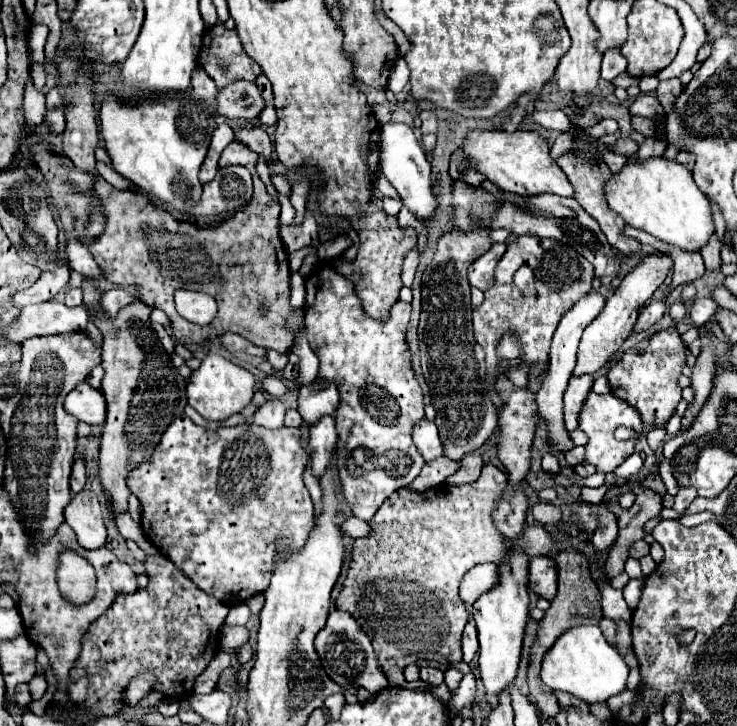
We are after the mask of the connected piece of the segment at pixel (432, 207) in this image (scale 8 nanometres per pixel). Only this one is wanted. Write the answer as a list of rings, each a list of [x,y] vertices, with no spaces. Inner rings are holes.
[[[387,124],[381,128],[381,172],[385,174],[385,178],[397,190],[403,204],[419,222],[431,220],[435,216],[435,212],[439,210],[439,202],[433,194],[431,166],[427,162],[423,148],[417,142],[413,128],[405,124]]]

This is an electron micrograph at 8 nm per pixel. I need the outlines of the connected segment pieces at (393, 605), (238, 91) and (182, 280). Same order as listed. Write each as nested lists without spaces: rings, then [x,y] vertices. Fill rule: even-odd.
[[[487,464],[483,466],[479,480],[465,486],[439,484],[425,492],[401,488],[387,498],[369,520],[371,532],[365,538],[353,540],[349,572],[335,606],[349,612],[371,638],[389,686],[405,686],[407,682],[403,678],[403,668],[415,664],[417,660],[435,660],[441,664],[461,662],[461,634],[469,614],[459,598],[459,582],[475,564],[499,562],[507,552],[509,544],[503,542],[491,520],[495,500],[501,498],[505,486],[507,474]]]
[[[237,80],[237,82],[229,84],[227,88],[219,90],[217,106],[219,106],[221,116],[253,120],[265,108],[265,100],[261,98],[261,94],[253,82]]]
[[[233,140],[219,160],[221,168],[233,164],[241,164],[251,172],[255,186],[253,198],[243,210],[227,214],[217,226],[207,228],[201,228],[191,220],[177,220],[173,214],[159,210],[143,192],[117,190],[99,178],[99,182],[95,182],[95,198],[99,196],[105,206],[107,228],[101,238],[87,246],[87,250],[93,254],[105,280],[119,288],[133,284],[147,306],[159,308],[169,316],[173,336],[179,344],[205,344],[223,332],[233,332],[257,346],[287,354],[299,330],[289,326],[295,308],[289,304],[289,256],[279,238],[281,206],[273,200],[255,172],[257,154],[239,140]],[[203,284],[203,294],[215,298],[219,312],[211,324],[197,326],[177,314],[173,294],[179,288],[201,292]],[[261,302],[267,304],[267,316],[259,310]]]

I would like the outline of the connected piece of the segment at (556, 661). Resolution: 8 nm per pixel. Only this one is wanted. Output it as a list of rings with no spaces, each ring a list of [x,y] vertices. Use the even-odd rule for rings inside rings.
[[[575,626],[567,630],[547,650],[541,664],[541,680],[551,690],[563,690],[575,694],[579,700],[587,704],[605,702],[607,698],[625,690],[627,674],[629,674],[629,666],[617,654],[617,650],[611,644],[607,644],[599,626]]]

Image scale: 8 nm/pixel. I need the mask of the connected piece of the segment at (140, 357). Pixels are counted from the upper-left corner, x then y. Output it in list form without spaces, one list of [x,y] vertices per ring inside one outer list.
[[[135,300],[123,308],[117,318],[95,318],[103,310],[91,310],[89,320],[95,322],[95,326],[103,332],[103,368],[105,376],[101,382],[101,390],[107,398],[107,420],[103,424],[103,434],[101,434],[101,446],[99,446],[99,480],[105,490],[107,502],[111,504],[115,514],[125,514],[127,512],[127,500],[131,490],[127,488],[127,474],[139,466],[139,462],[147,462],[147,458],[155,452],[155,446],[159,444],[159,438],[163,436],[163,430],[167,426],[183,416],[183,408],[187,404],[185,396],[185,378],[179,374],[179,370],[171,364],[171,356],[165,352],[161,346],[155,330],[151,328],[151,308],[147,308],[141,300]]]

